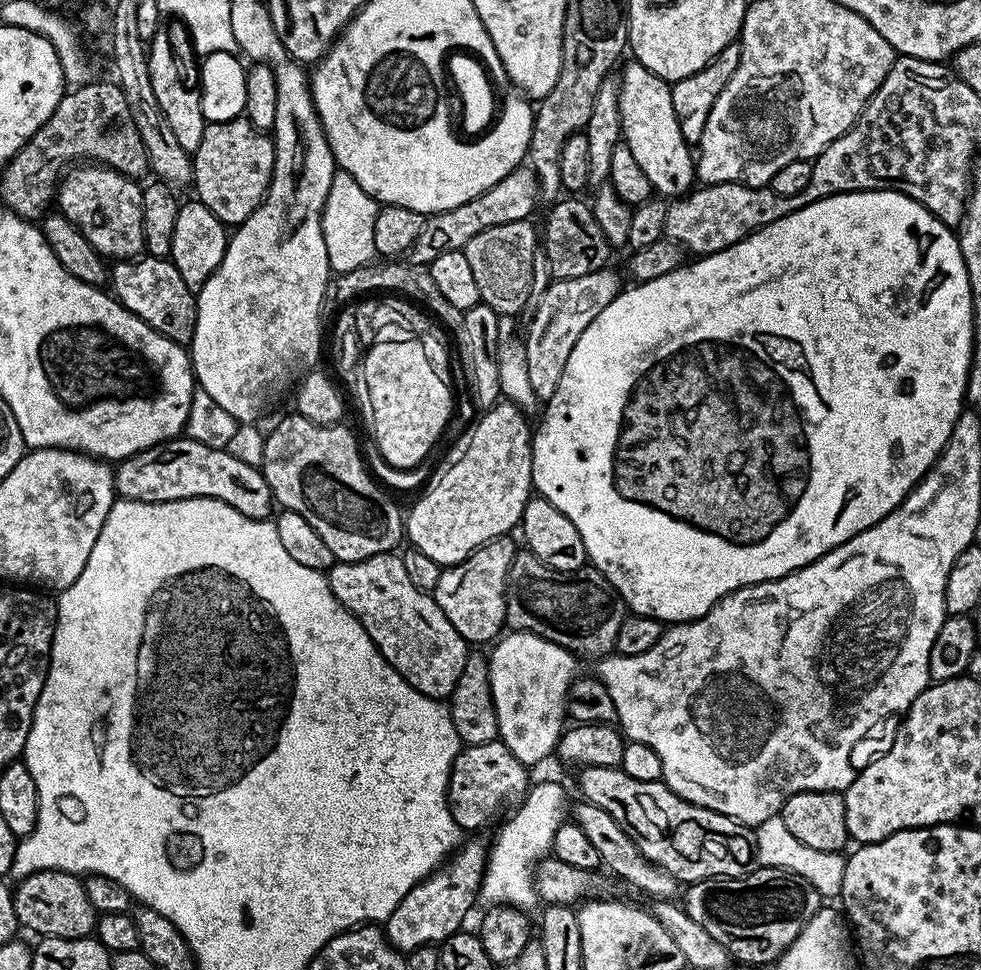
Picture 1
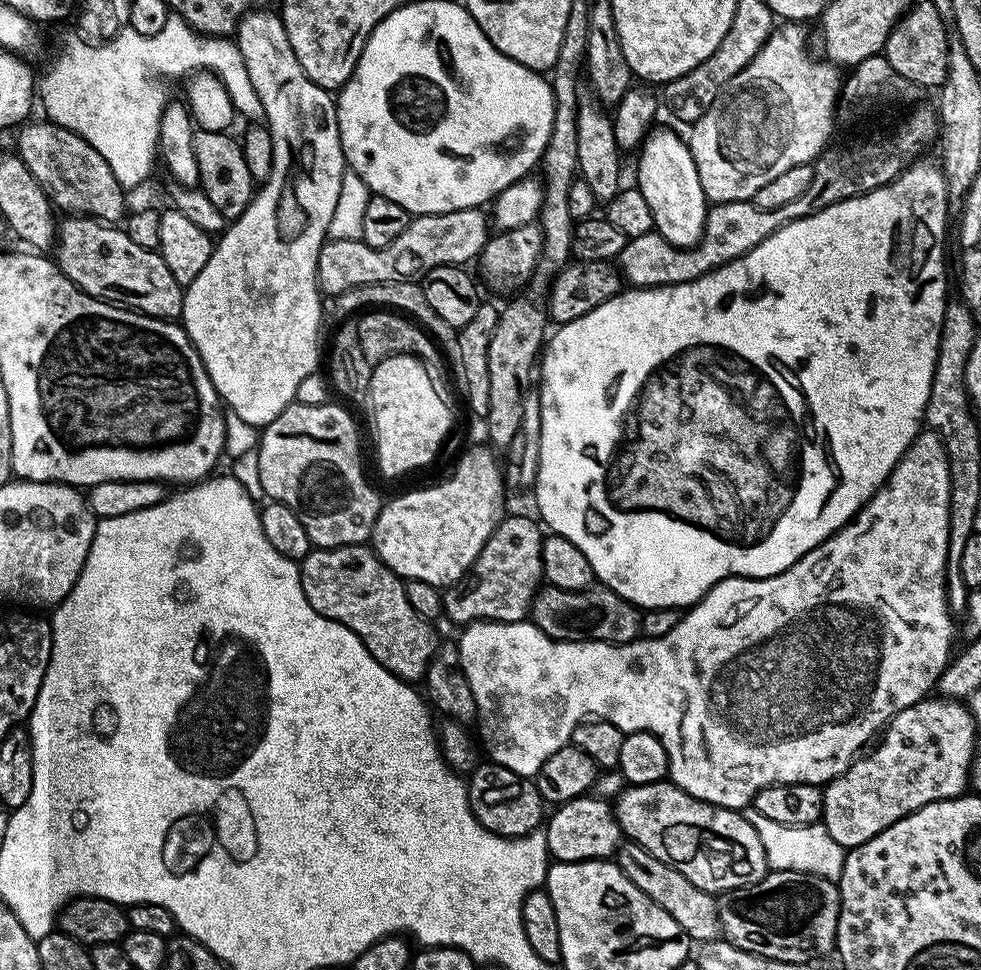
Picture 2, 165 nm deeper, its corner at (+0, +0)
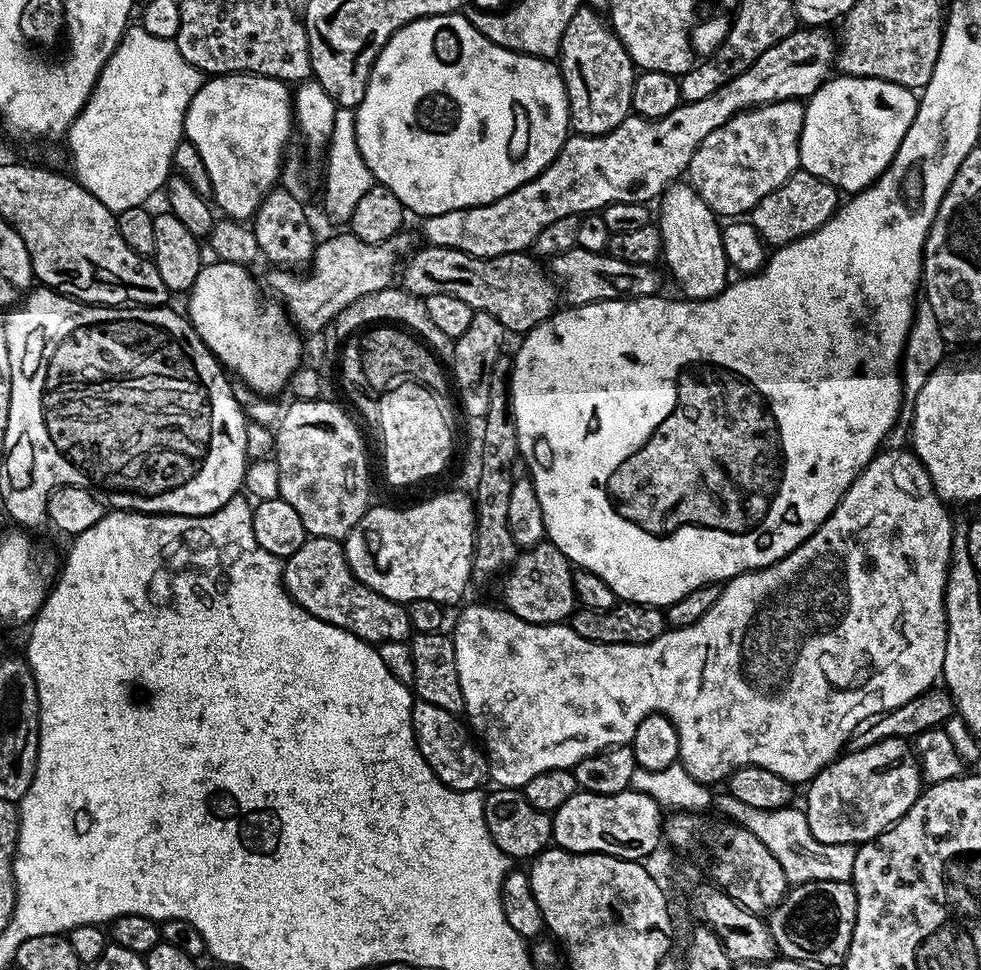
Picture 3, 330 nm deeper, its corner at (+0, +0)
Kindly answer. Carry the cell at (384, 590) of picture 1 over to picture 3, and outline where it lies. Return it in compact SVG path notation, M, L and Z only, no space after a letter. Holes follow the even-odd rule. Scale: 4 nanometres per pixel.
M309 536L294 554L287 556L283 566L284 588L291 594L292 601L322 622L345 628L373 646L380 646L383 640L407 641L413 635L407 607L358 582L346 562L341 541Z

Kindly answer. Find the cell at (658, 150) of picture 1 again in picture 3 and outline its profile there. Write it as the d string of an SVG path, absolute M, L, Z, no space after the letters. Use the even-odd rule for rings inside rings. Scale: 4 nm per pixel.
M688 182L668 185L659 197L658 227L662 238L663 263L668 263L676 284L690 300L714 298L730 283L730 265L722 246L722 224L710 206L699 197Z

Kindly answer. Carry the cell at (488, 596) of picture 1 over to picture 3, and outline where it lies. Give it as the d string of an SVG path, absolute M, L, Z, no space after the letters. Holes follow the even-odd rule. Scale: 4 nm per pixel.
M550 542L523 549L503 573L503 607L531 624L565 623L578 607L572 581L573 571L573 565L564 557L562 550Z

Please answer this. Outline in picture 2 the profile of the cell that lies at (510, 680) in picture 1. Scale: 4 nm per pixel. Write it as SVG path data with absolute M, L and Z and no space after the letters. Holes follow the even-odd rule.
M921 430L906 454L902 454L898 466L894 466L888 475L888 481L866 501L859 514L846 527L838 529L821 548L814 550L804 564L796 564L788 576L781 574L779 578L764 580L764 584L744 584L744 580L735 578L728 579L728 584L720 583L720 588L716 588L716 592L712 592L712 596L708 596L700 608L685 611L678 626L674 626L670 634L662 634L662 638L637 638L628 644L607 644L593 640L551 640L531 622L499 624L493 620L478 620L475 624L467 625L458 639L460 661L466 682L470 682L470 690L474 694L475 723L480 724L480 736L488 751L487 759L491 763L506 766L506 770L514 770L514 774L519 776L535 777L550 754L569 747L574 726L578 726L581 720L595 718L618 726L618 730L625 734L654 734L662 746L666 746L671 783L694 798L720 808L743 810L751 805L758 790L771 784L823 786L829 780L835 780L851 766L854 757L861 751L859 748L872 735L875 737L892 717L925 699L933 691L937 678L948 666L954 618L948 607L948 588L944 585L944 575L948 569L951 489L950 466L942 438L938 438L938 434L931 430Z

